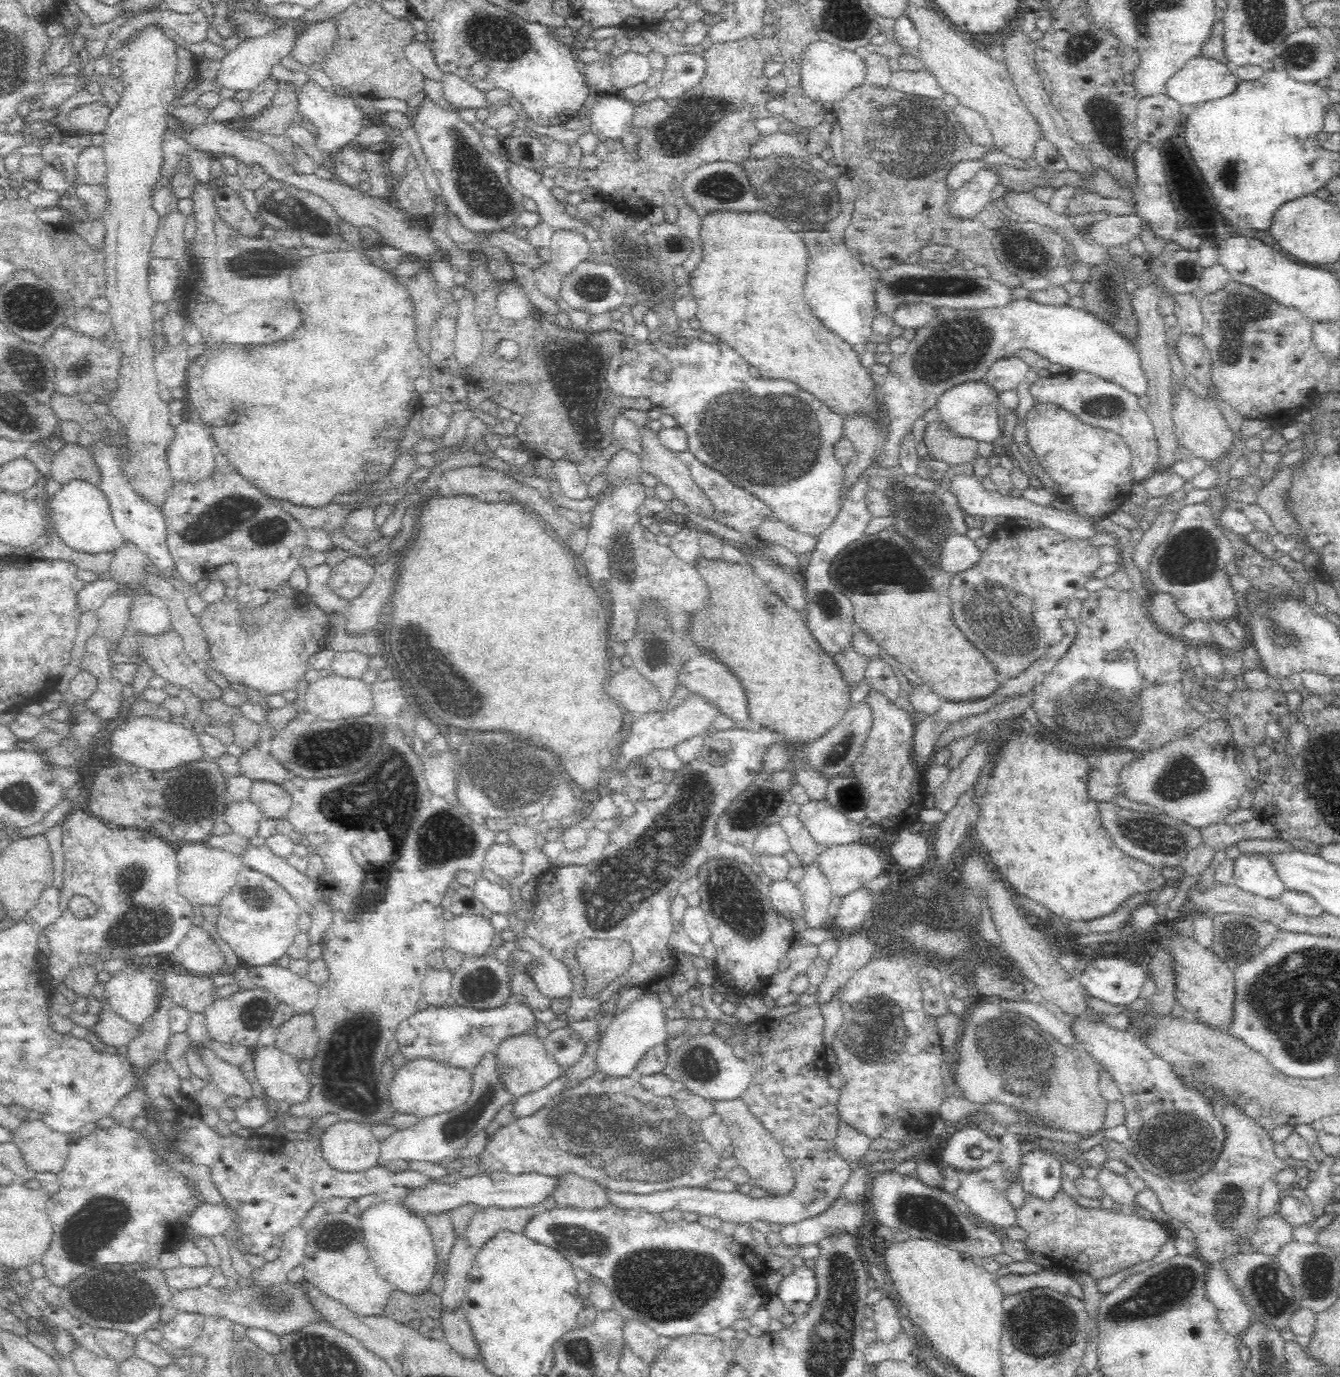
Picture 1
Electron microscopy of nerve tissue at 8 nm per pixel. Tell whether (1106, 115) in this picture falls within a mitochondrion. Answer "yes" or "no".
yes

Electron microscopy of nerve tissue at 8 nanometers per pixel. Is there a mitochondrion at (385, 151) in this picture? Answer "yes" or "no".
no

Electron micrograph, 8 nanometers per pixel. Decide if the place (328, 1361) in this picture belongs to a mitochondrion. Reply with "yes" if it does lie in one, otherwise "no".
yes

